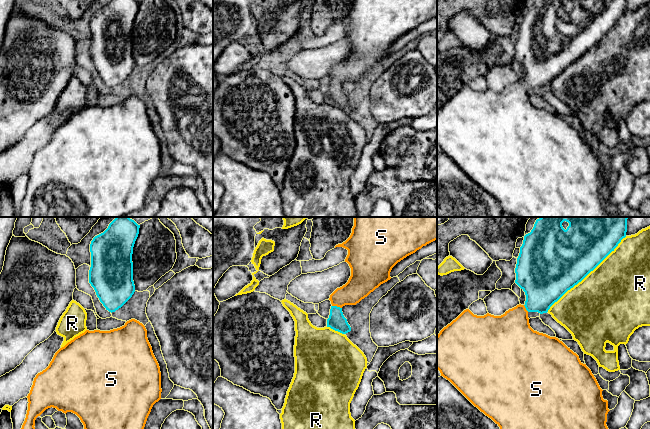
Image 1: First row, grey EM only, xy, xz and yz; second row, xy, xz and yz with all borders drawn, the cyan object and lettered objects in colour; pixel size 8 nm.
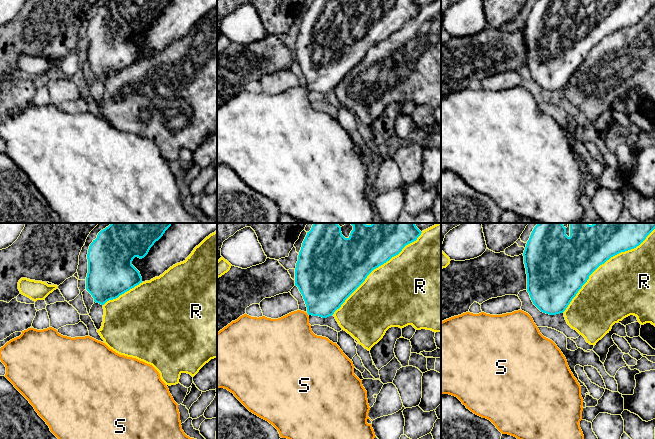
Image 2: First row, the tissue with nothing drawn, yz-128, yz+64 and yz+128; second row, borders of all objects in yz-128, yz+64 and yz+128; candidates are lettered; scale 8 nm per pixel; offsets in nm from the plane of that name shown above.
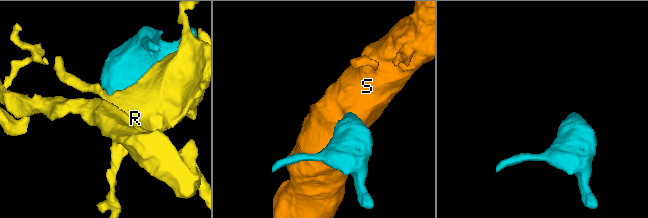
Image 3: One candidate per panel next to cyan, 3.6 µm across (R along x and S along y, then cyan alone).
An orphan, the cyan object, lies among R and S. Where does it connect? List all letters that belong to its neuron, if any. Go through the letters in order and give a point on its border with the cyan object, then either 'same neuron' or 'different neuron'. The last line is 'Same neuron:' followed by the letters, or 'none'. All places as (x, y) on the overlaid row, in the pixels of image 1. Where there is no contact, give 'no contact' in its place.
R: meets cyan in yz at (586, 275); different neuron
S: meets cyan in xz at (336, 306); same neuron
Same neuron: S

